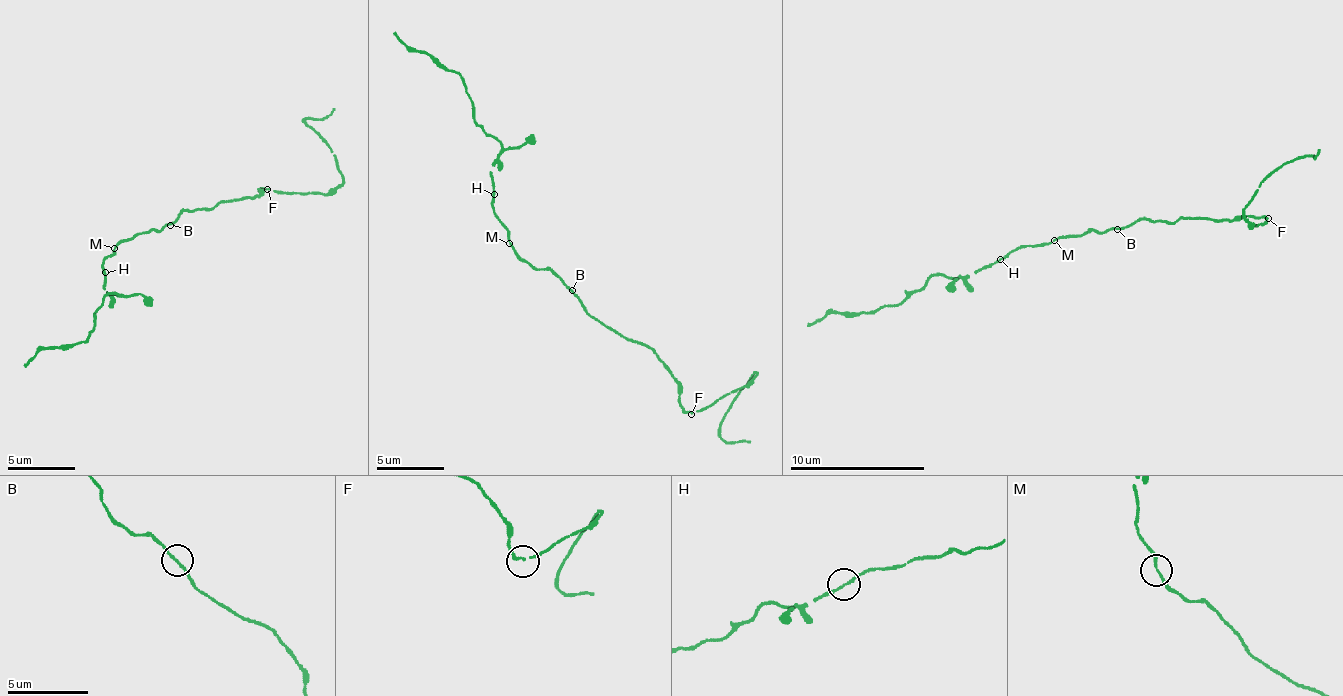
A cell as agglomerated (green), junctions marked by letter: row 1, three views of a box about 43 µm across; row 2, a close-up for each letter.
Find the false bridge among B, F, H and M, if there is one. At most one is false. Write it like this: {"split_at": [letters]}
{"split_at": []}

